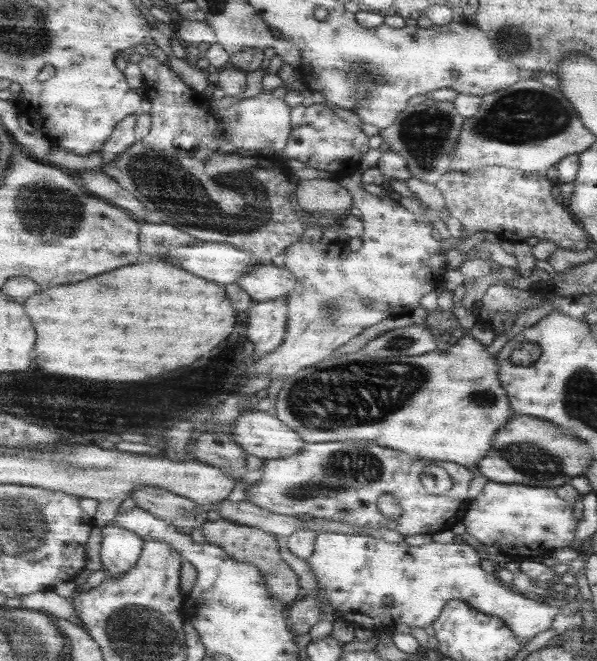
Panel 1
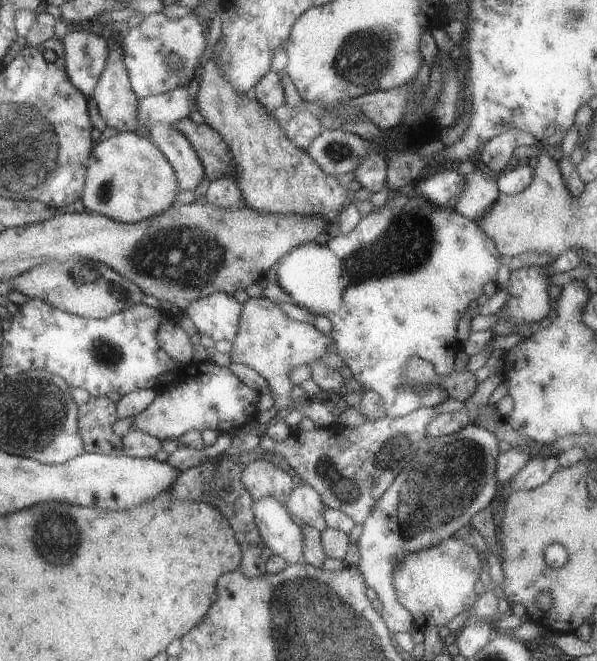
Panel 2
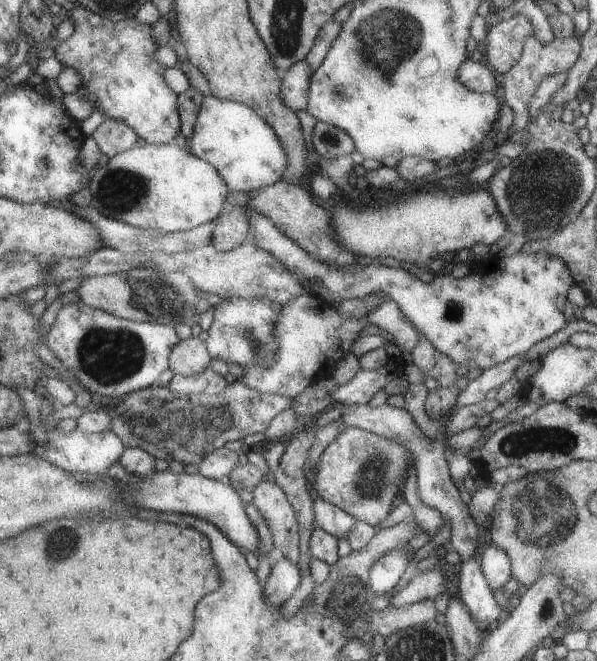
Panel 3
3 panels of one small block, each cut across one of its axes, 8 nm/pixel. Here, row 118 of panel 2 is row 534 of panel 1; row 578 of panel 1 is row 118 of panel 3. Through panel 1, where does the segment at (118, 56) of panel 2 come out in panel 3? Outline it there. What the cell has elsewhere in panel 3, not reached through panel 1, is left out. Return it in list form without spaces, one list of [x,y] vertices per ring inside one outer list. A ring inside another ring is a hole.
[[[109,118],[109,120],[103,122],[101,128],[95,130],[93,140],[99,144],[101,152],[107,158],[115,158],[121,152],[135,148],[137,142],[139,142],[139,136],[125,120]]]

